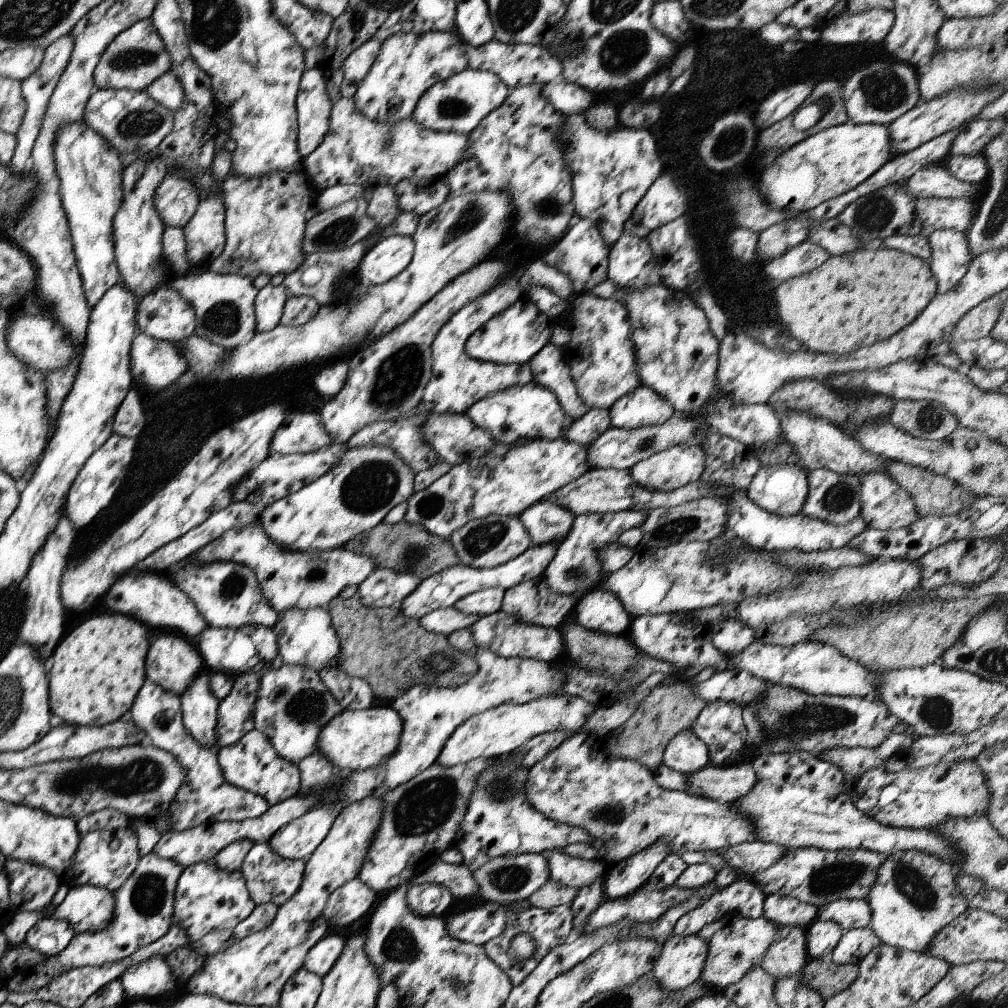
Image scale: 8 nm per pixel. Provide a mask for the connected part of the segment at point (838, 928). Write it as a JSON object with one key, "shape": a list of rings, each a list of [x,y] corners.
{"shape":[[[816,918],[806,930],[806,946],[810,959],[829,958],[844,934],[841,924]]]}

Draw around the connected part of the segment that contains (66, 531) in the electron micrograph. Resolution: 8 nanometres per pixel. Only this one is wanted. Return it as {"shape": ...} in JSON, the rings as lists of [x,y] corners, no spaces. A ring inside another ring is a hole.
{"shape":[[[65,506],[63,512],[55,528],[55,531],[49,536],[44,546],[37,552],[32,559],[31,567],[27,572],[28,585],[28,616],[26,622],[22,626],[22,642],[26,642],[29,647],[34,647],[42,661],[49,663],[54,647],[64,637],[62,634],[62,605],[59,586],[61,583],[60,576],[62,570],[65,570],[66,554],[68,549],[72,549],[74,538],[78,534],[78,530],[69,522],[69,518],[65,514]]]}

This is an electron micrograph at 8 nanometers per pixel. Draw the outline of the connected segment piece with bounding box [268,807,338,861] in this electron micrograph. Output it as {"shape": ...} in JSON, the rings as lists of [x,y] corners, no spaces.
{"shape":[[[314,809],[277,830],[268,844],[282,858],[307,861],[332,828],[338,810]]]}

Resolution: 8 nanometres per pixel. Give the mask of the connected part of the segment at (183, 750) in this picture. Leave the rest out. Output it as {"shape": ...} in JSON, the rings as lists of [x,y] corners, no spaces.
{"shape":[[[148,680],[143,686],[144,688],[138,691],[130,709],[133,723],[145,732],[148,743],[172,753],[176,760],[187,768],[184,784],[179,788],[175,799],[169,806],[167,819],[171,829],[185,831],[210,821],[243,821],[262,816],[269,807],[264,797],[231,785],[223,777],[217,753],[196,742],[184,728],[181,696],[157,688],[153,682]]]}

